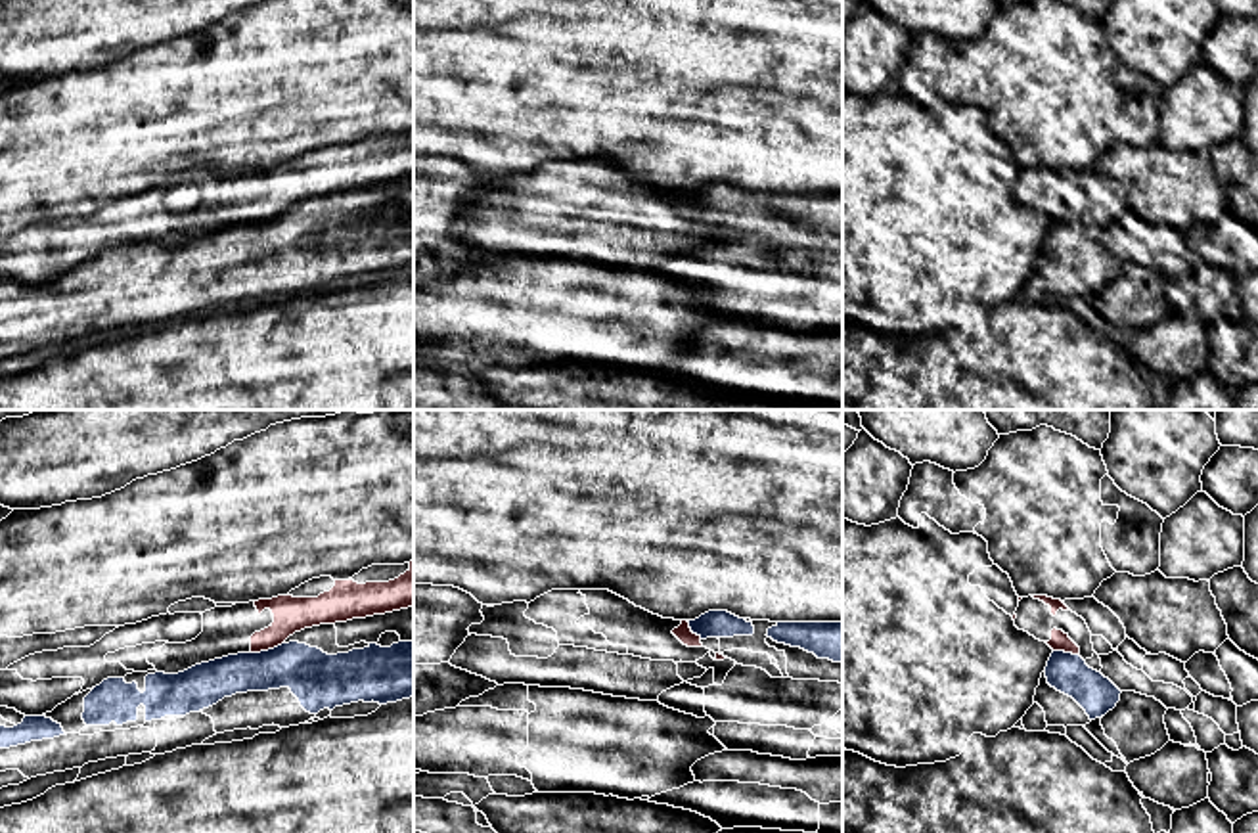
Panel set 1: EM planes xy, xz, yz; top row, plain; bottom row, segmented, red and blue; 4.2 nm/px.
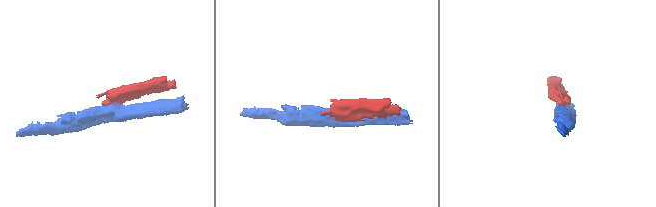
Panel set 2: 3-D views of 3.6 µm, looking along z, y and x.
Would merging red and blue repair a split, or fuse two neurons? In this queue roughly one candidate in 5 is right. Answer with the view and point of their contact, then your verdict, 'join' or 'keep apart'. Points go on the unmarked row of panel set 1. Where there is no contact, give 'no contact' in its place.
meets red in xy at (267, 221); keep apart

